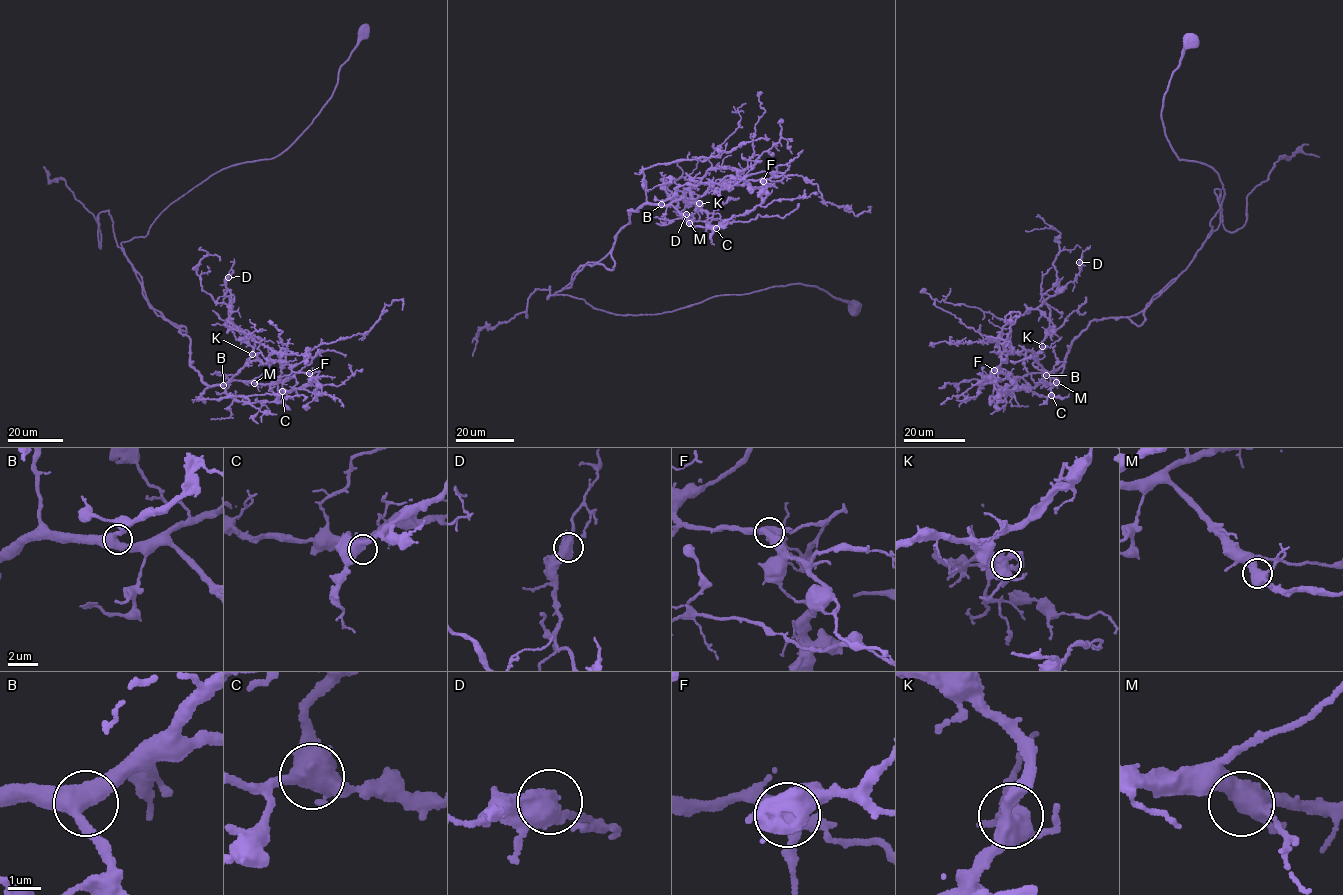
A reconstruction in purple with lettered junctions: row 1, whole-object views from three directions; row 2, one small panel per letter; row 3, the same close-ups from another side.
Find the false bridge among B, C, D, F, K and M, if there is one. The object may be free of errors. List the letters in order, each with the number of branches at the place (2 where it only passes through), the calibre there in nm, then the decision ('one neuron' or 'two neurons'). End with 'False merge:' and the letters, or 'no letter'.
B: 3 | 440 nm | one neuron
C: 4 | 420 nm | one neuron
D: 4 | 480 nm | one neuron
F: 4 | 480 nm | two neurons
K: 4 | 440 nm | one neuron
M: 4 | 480 nm | one neuron
False merge: F

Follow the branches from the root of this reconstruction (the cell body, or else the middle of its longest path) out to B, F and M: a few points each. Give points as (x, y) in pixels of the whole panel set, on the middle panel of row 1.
B: (852, 309), (801, 283), (632, 315), (553, 294), (609, 252), (629, 210), (661, 204)
F: (852, 309), (801, 283), (632, 315), (553, 294), (609, 252), (629, 210), (696, 198), (717, 180), (763, 181)
M: (852, 309), (801, 283), (632, 315), (553, 294), (609, 252), (629, 210), (671, 205), (689, 223)

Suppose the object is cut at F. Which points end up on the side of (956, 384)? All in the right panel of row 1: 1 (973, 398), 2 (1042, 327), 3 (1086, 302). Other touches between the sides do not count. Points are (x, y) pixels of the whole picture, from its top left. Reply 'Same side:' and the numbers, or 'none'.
Same side: 1, 2, 3

